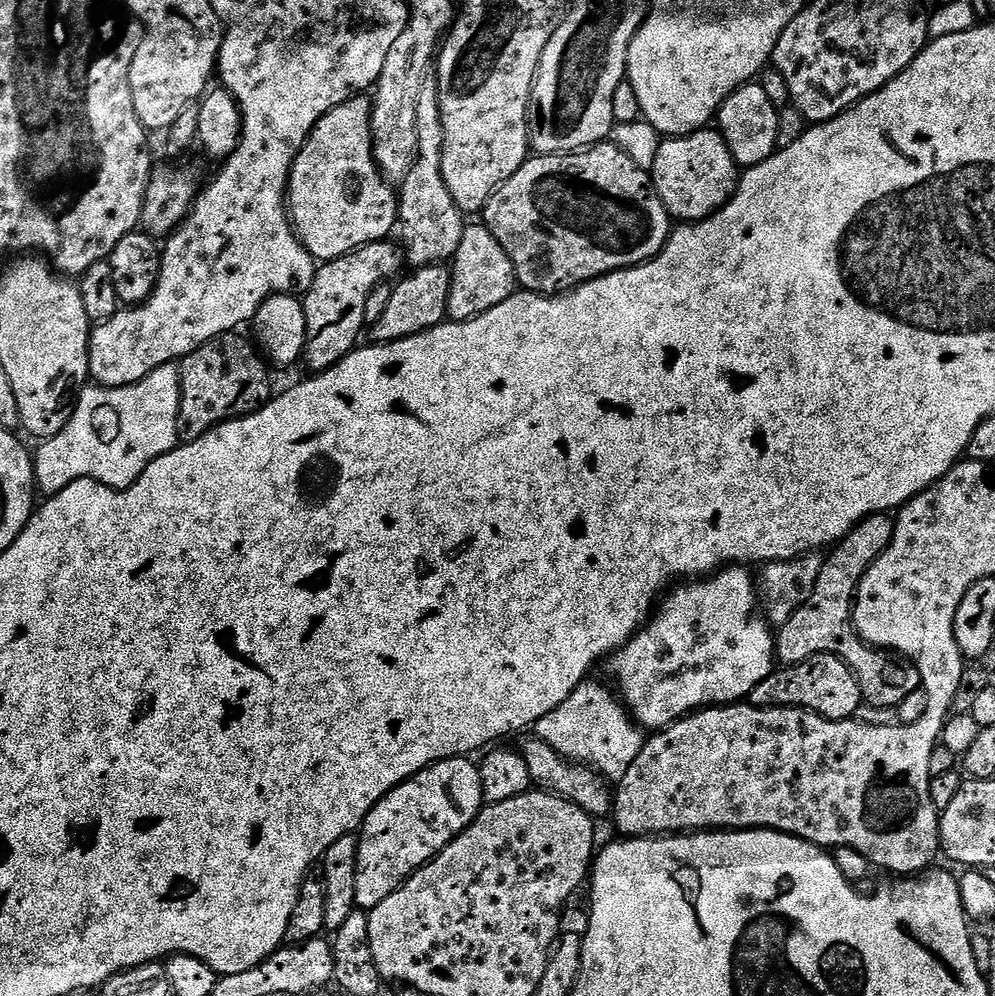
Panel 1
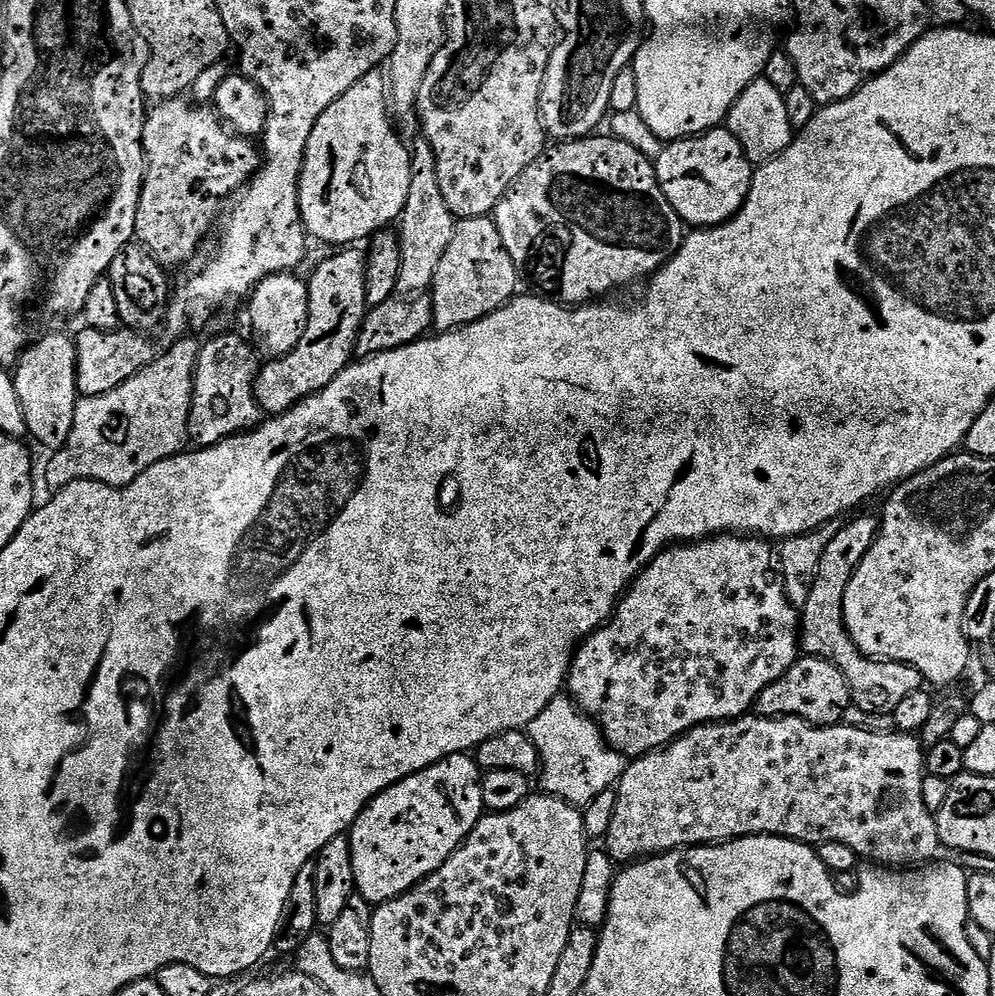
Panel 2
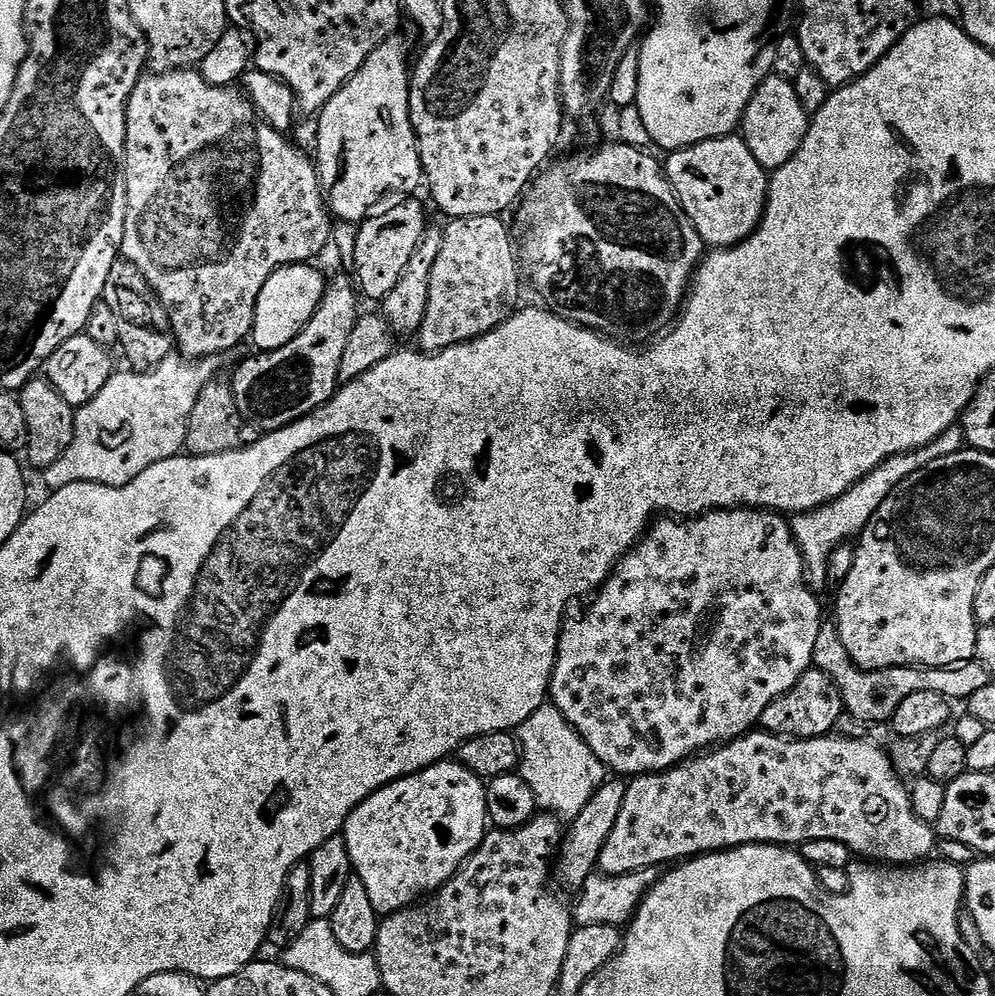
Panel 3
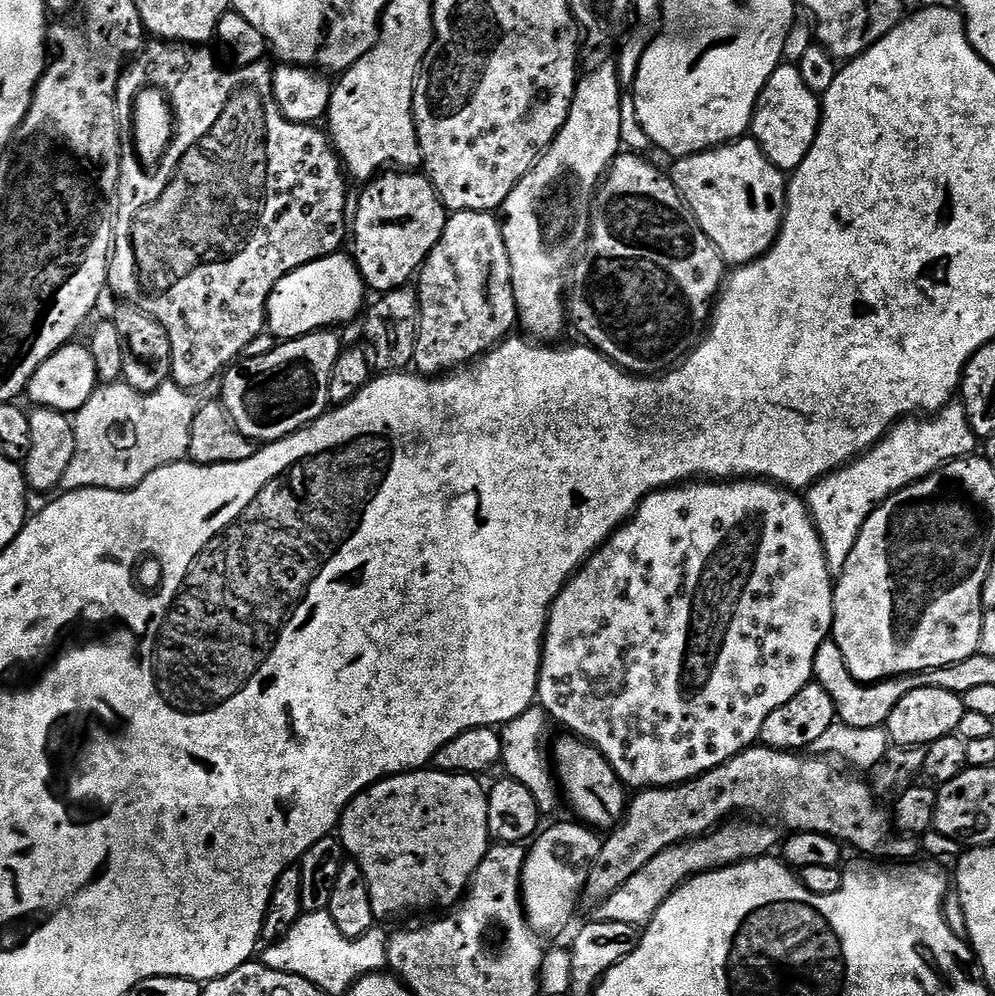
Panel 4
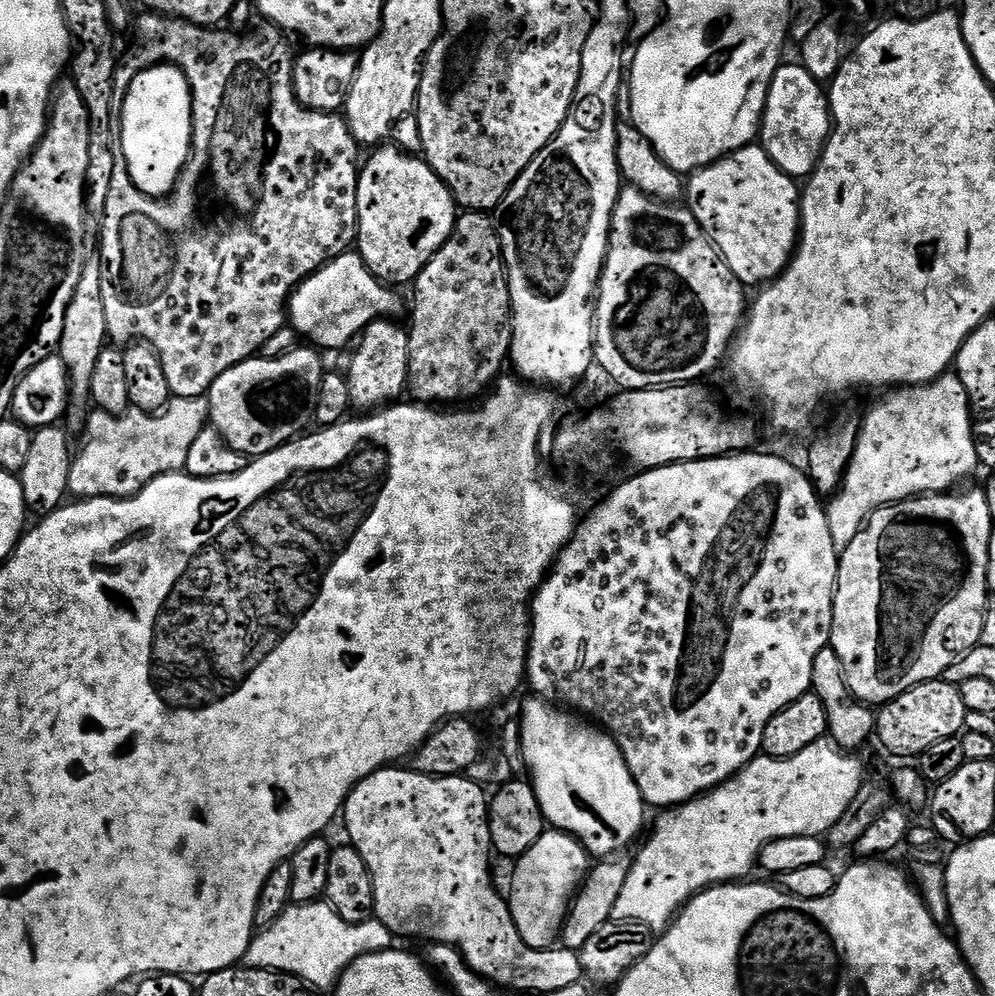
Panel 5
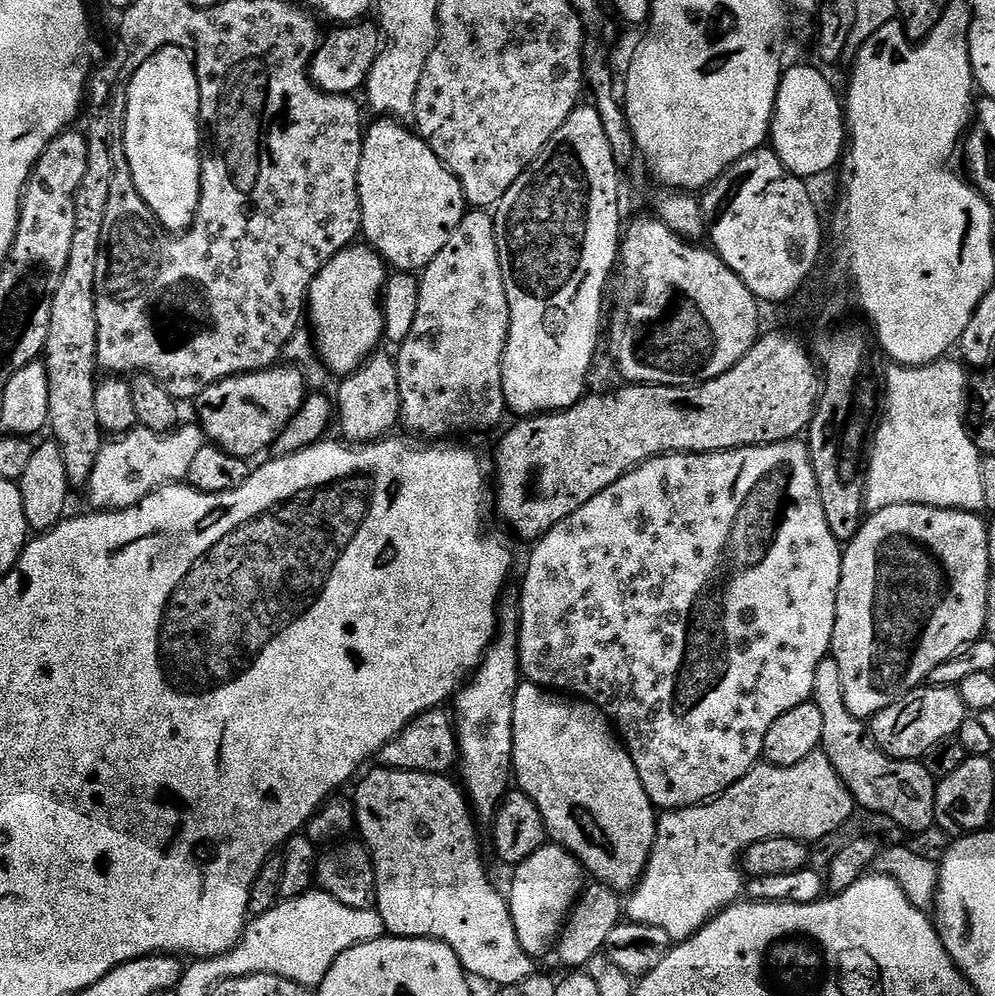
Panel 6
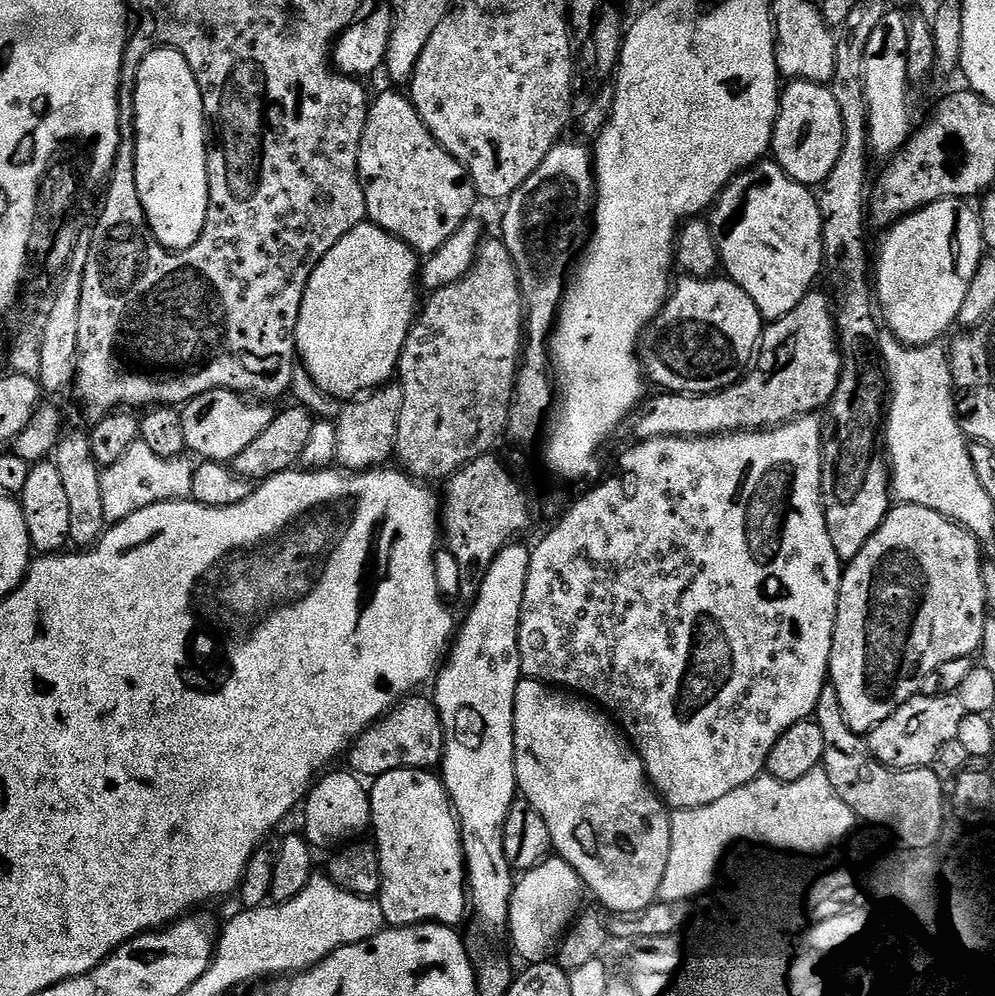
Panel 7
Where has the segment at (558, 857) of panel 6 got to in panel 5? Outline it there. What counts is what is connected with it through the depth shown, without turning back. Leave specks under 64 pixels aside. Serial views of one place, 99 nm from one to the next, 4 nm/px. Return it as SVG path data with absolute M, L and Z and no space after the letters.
M546 830L515 864L516 873L512 876L510 895L514 926L518 926L518 934L522 934L522 942L526 942L526 946L547 950L561 939L568 909L572 907L584 877L590 871L590 857L573 836L566 832Z

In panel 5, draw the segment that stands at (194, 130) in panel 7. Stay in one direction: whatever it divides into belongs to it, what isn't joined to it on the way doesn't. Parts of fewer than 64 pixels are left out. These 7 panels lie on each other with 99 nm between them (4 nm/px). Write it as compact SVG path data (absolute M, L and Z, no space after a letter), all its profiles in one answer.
M161 63L140 71L129 84L122 110L121 141L128 173L138 190L156 199L167 197L191 156L194 121L192 88L182 69Z

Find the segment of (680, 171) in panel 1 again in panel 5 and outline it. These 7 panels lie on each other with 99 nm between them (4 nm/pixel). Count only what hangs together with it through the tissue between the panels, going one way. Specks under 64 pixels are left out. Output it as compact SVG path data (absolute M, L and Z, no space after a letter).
M760 146L740 148L687 177L686 200L696 221L741 284L767 285L792 261L800 239L802 192L796 184Z

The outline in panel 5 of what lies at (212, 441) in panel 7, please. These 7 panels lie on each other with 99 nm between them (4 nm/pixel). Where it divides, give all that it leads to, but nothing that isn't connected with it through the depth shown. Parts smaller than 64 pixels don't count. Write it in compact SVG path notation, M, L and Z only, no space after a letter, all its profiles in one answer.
M297 346L291 351L281 351L268 359L244 360L238 366L226 370L226 374L219 376L209 386L206 393L207 419L210 421L211 427L219 430L222 438L234 450L238 450L249 458L264 456L268 452L273 452L274 449L281 448L282 445L297 439L307 429L304 427L315 421L316 411L320 405L320 391L322 390L322 378L326 371L326 365L320 361L321 353L315 347L305 347Z

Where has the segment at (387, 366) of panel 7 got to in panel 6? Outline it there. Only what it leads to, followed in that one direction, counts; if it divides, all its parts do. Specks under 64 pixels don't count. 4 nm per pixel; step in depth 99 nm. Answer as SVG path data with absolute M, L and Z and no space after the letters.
M356 242L330 258L314 278L308 291L307 315L312 316L311 331L319 357L337 377L358 371L385 339L382 297L390 277L389 265L372 247Z

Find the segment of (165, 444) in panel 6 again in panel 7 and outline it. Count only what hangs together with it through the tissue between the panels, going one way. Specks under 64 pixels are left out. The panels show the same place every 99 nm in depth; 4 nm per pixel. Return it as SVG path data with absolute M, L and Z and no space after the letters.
M142 442L129 446L118 462L107 465L101 471L102 510L110 522L125 520L146 506L161 504L167 500L186 500L192 495L194 486L193 461L188 458L160 458Z

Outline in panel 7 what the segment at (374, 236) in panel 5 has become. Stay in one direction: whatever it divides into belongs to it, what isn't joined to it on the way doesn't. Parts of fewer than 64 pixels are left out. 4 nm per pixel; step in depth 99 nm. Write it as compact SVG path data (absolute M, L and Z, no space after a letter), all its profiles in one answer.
M392 91L396 92L384 92L371 101L360 143L358 166L366 194L367 219L404 240L417 254L433 254L473 215L478 193L465 168L430 134L411 99L400 93L403 91Z

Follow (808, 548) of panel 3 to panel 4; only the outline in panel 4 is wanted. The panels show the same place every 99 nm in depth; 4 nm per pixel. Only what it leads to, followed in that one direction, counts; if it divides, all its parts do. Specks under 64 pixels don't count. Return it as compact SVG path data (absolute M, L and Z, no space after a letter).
M953 402L927 418L908 418L894 424L880 443L851 464L817 480L806 492L808 513L812 515L826 554L826 566L838 574L850 558L850 550L872 511L898 490L937 472L944 464L977 451L978 437L968 425L963 403Z

